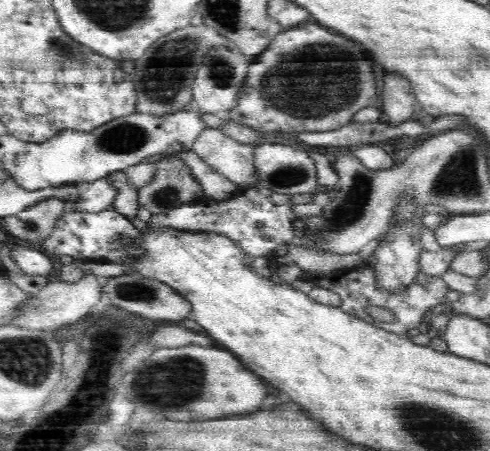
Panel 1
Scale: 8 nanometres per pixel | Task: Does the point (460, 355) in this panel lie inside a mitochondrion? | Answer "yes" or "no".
no

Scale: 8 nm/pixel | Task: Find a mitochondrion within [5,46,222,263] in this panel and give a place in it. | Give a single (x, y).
(125, 138)

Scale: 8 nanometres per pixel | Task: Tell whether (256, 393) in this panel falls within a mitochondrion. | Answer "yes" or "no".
no

